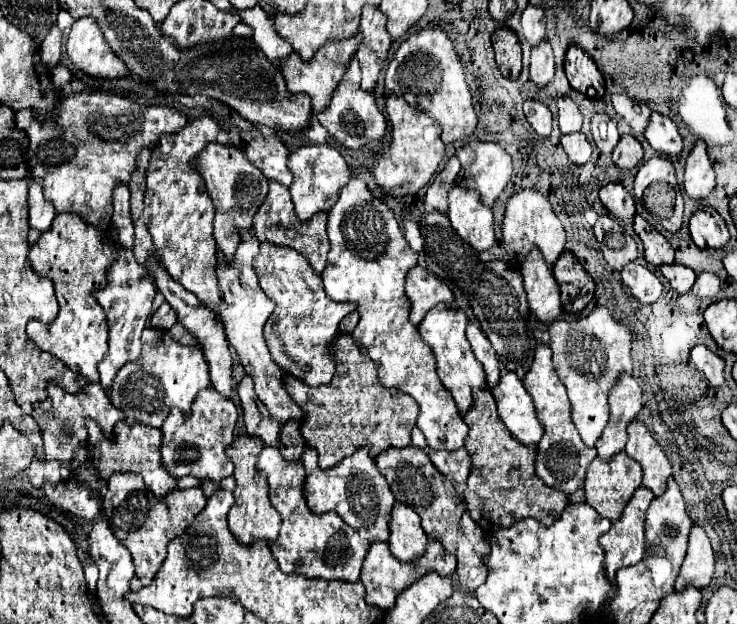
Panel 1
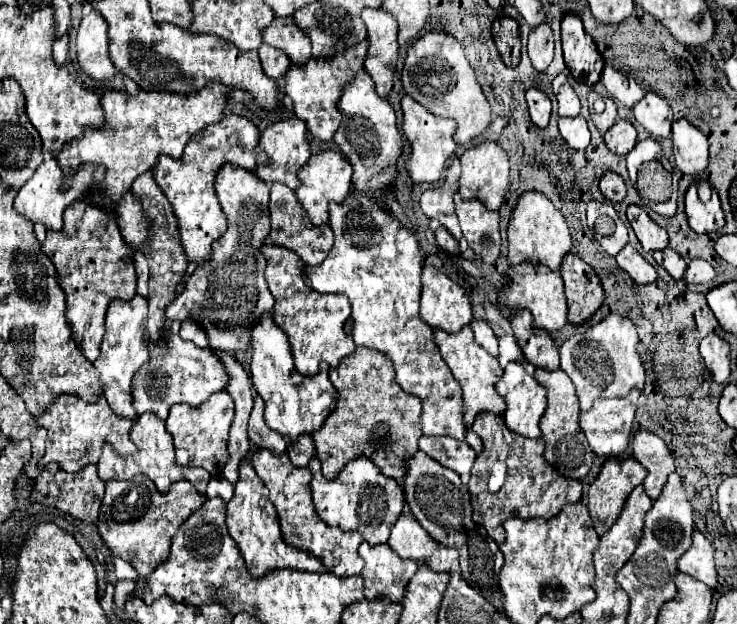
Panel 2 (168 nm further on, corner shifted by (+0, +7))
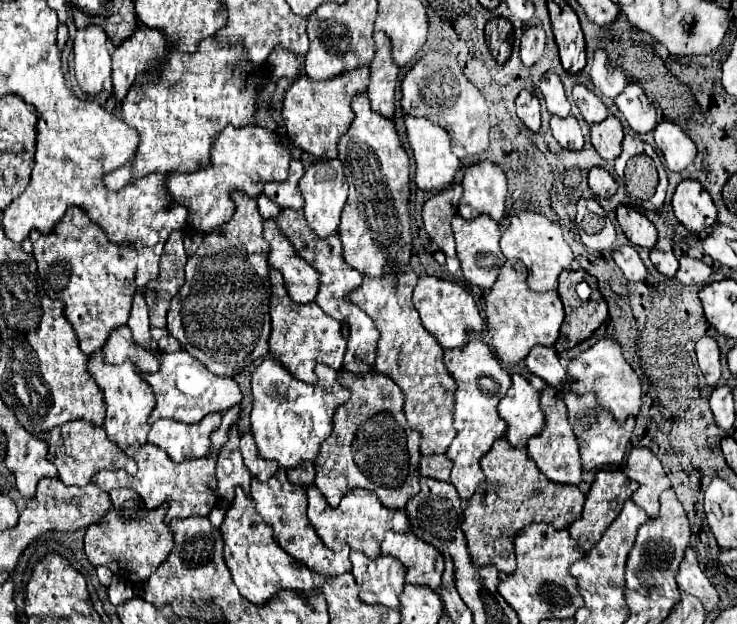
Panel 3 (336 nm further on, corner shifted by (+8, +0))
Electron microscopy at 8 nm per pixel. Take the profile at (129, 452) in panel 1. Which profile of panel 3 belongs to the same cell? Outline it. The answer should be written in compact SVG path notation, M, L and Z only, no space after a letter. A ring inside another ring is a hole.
M232 406L230 410L226 410L222 414L222 424L220 428L212 434L210 442L210 454L208 458L196 458L196 460L186 460L182 464L176 464L170 460L170 456L160 450L158 446L154 444L144 444L144 446L130 446L128 448L128 454L136 460L138 464L138 474L132 478L128 476L124 470L118 470L118 472L102 472L102 474L96 474L96 486L100 486L102 490L112 490L112 488L128 488L132 482L134 482L134 492L138 492L138 496L144 500L146 508L148 510L154 510L158 506L162 506L164 502L168 504L166 523L170 524L173 518L190 518L190 516L208 516L210 510L214 508L214 504L218 506L220 504L220 496L218 496L218 490L216 490L216 458L218 458L218 452L220 448L228 442L228 434L230 434L230 428L232 424L238 424L240 420L240 414L242 414L242 406ZM212 474L214 474L214 494L212 494Z

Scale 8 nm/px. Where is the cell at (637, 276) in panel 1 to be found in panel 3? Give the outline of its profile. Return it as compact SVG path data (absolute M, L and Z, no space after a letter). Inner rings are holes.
M632 246L614 248L612 256L614 256L614 262L620 266L620 270L624 272L624 276L630 282L640 282L646 278L646 266Z

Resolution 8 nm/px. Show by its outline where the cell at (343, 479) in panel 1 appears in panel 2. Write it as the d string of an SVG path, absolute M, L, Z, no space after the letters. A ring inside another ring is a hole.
M358 455L348 465L344 465L340 475L332 481L324 479L324 475L320 471L318 457L314 457L308 463L308 469L312 471L310 489L312 489L314 507L316 507L316 513L320 515L322 521L326 521L328 525L340 527L342 531L366 533L364 541L368 541L372 545L388 541L390 529L406 505L402 487L398 485L396 479L386 477L366 455Z

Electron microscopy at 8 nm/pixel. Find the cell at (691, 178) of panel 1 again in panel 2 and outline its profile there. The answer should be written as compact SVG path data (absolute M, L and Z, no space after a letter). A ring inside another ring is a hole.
M686 119L672 125L672 143L676 167L682 173L698 177L708 167L708 139Z

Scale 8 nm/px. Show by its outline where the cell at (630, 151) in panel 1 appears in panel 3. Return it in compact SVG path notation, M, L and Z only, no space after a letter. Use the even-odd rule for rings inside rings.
M608 116L606 120L592 124L590 138L592 138L592 146L604 160L612 162L620 156L620 150L622 150L620 144L622 144L624 132L622 132L622 124L618 118Z

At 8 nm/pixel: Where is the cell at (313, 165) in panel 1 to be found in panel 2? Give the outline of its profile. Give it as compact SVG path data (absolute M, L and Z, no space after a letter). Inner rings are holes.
M334 149L318 151L318 153L312 153L308 163L298 171L298 179L300 179L300 187L294 191L296 199L308 213L312 225L320 225L328 221L328 203L330 201L340 203L348 195L350 181L352 181L352 165L340 151L334 151Z

